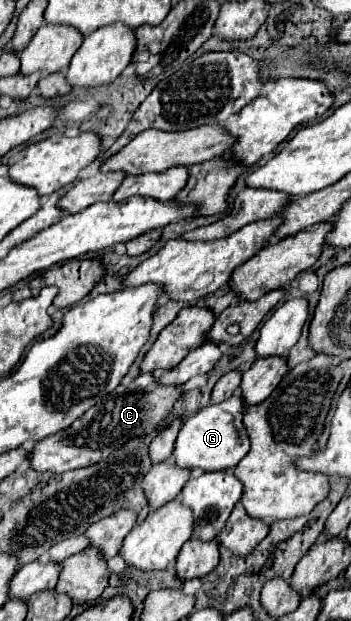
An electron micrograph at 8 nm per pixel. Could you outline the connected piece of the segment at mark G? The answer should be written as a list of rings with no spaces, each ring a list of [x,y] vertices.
[[[233,394],[229,400],[223,400],[219,404],[209,404],[201,408],[197,414],[189,416],[183,422],[183,428],[179,430],[173,460],[181,468],[203,468],[207,472],[215,470],[231,470],[239,464],[239,460],[249,452],[249,436],[243,428],[243,396]]]

